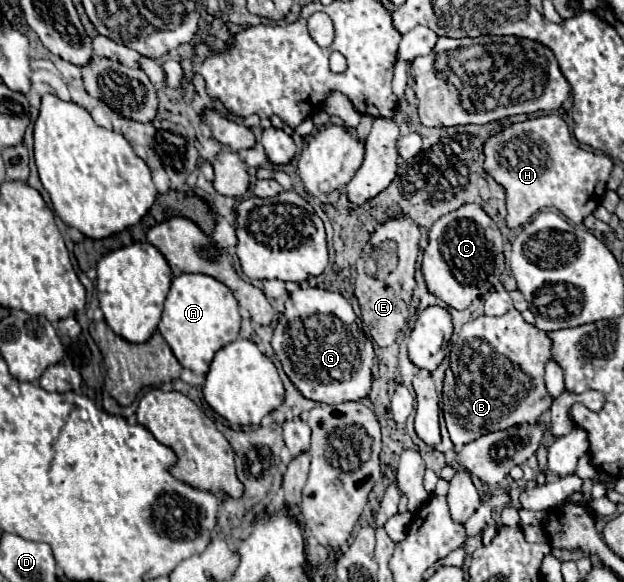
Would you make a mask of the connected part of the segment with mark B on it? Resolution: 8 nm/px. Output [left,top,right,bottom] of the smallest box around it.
[443,308,551,450]

